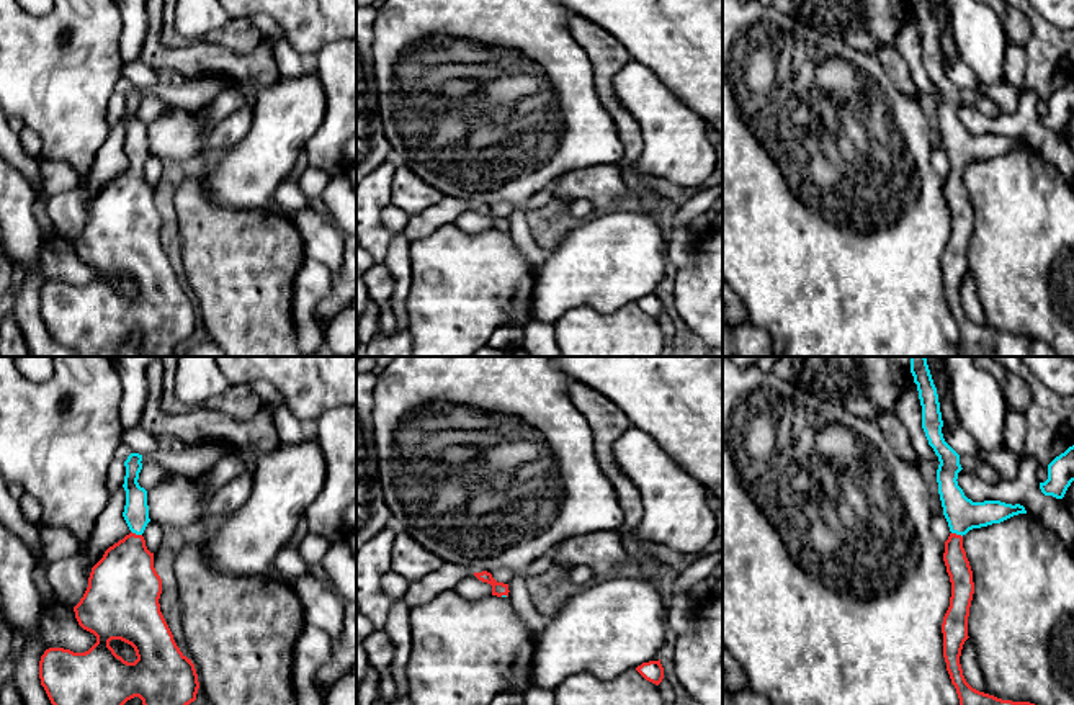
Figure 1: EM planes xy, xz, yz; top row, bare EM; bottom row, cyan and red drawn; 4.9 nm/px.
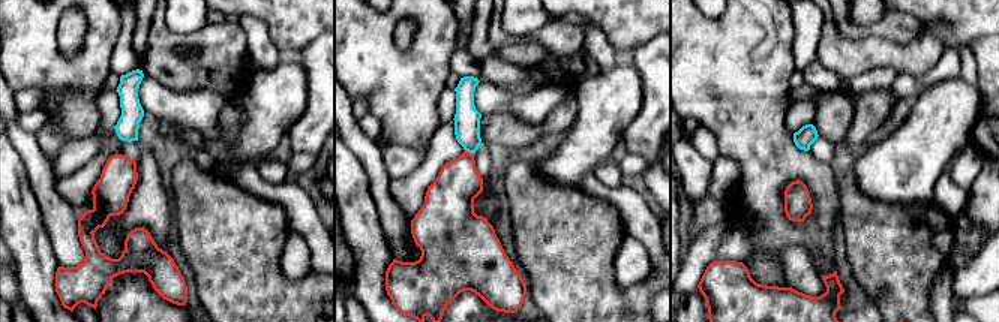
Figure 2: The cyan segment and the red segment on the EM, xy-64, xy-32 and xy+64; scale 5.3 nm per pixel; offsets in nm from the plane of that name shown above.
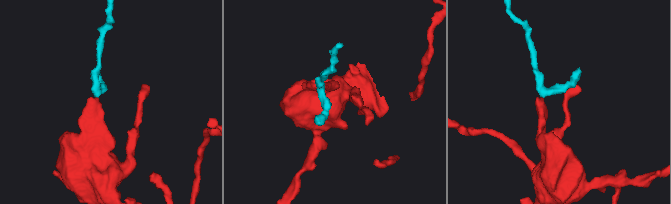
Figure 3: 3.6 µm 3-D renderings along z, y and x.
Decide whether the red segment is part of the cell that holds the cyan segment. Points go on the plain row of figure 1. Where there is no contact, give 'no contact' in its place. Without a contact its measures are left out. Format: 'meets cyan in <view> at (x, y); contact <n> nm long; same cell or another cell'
meets cyan in xy at (136, 167); contact 60 nm long; same cell

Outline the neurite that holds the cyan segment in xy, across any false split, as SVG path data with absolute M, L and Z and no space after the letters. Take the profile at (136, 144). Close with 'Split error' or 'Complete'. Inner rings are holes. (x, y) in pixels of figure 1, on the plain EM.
M131 87L124 95L126 139L123 150L131 164L123 173L110 180L92 201L88 221L74 240L78 258L96 270L96 276L85 286L49 281L39 294L39 312L51 337L74 350L78 357L114 357L123 339L139 330L147 357L175 357L175 347L196 334L198 308L191 293L177 280L173 268L160 245L162 213L154 201L154 186L142 170L149 152L147 124L139 119L142 88ZM111 273L131 278L137 293L124 294L110 280Z. Split error

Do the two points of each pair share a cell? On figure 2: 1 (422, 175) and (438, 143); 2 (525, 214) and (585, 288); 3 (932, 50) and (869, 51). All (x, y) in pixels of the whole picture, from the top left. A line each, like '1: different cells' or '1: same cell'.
1: same cell
2: same cell
3: same cell

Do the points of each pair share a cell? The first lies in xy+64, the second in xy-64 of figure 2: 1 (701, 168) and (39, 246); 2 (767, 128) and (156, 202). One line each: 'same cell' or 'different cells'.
1: same cell
2: different cells

